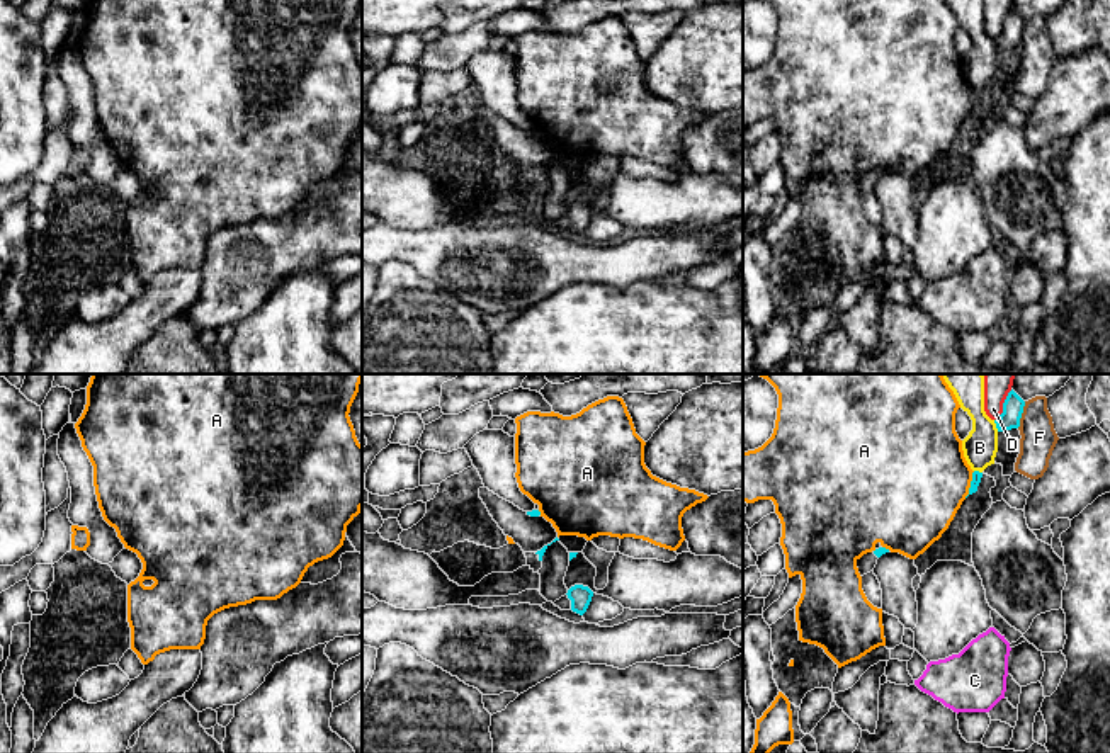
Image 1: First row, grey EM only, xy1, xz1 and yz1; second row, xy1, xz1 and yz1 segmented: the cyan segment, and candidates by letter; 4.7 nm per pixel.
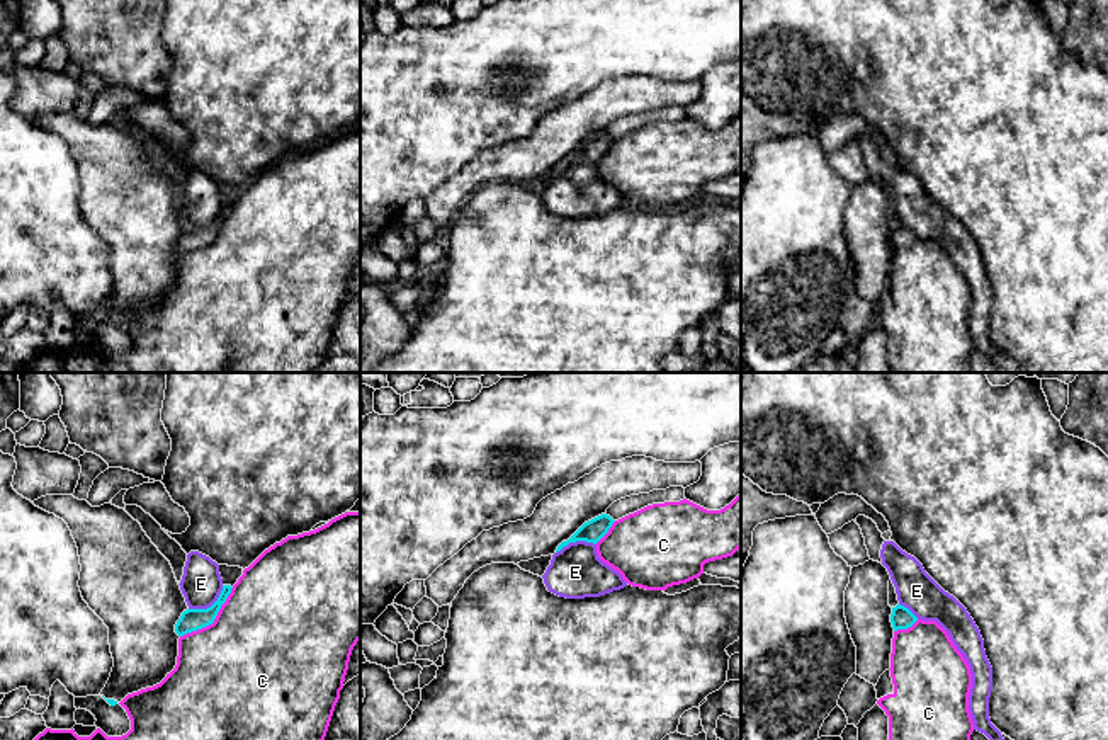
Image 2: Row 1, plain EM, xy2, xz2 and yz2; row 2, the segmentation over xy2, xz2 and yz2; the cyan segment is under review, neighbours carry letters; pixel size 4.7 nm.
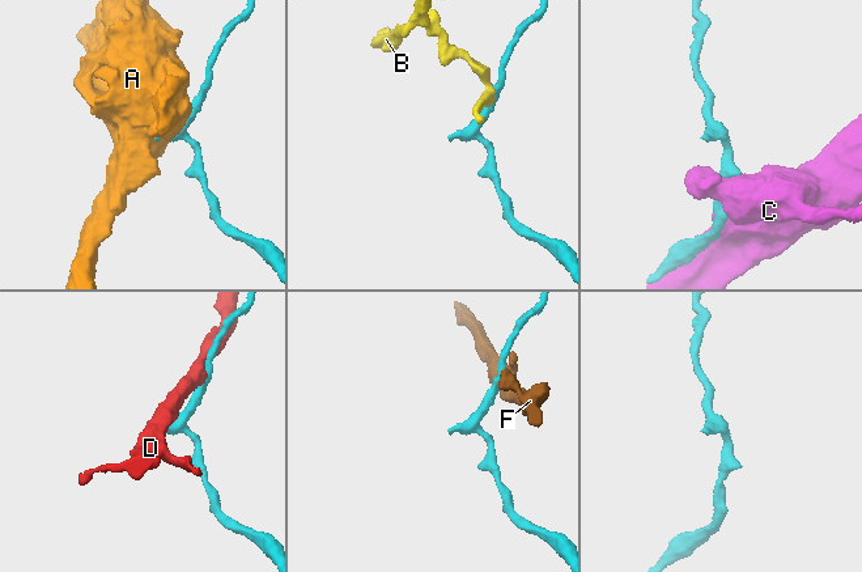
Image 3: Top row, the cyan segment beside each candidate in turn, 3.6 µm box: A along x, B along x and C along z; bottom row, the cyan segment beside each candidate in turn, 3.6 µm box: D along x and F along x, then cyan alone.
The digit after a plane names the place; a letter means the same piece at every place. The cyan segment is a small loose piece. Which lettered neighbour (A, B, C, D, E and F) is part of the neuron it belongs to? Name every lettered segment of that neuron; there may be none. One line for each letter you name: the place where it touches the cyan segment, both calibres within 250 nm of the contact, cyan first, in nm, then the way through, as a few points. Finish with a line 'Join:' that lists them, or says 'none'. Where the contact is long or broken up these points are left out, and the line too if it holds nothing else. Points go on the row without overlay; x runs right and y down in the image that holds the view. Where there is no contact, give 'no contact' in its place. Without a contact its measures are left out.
Join: none

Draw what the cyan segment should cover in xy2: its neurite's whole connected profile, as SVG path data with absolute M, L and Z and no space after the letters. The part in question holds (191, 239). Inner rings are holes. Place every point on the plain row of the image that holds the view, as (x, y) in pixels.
M223 204L223 209L218 219L207 228L187 228L182 231L180 238L175 243L175 252L184 255L187 252L202 248L214 242L221 225L226 221L228 214L231 213L231 204Z

